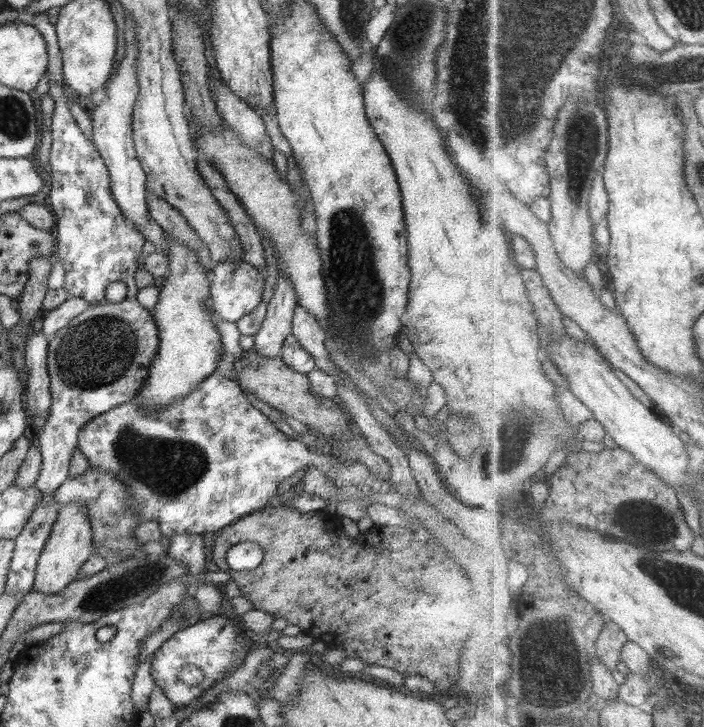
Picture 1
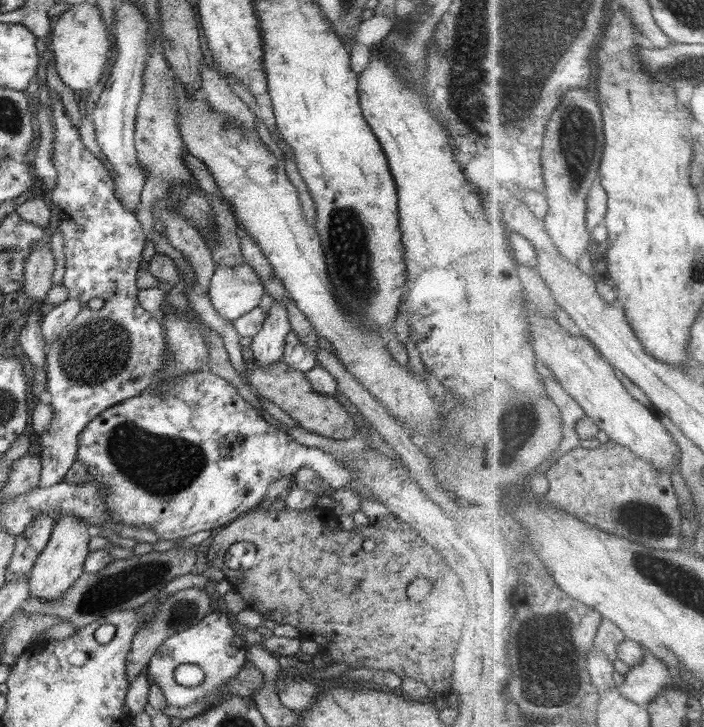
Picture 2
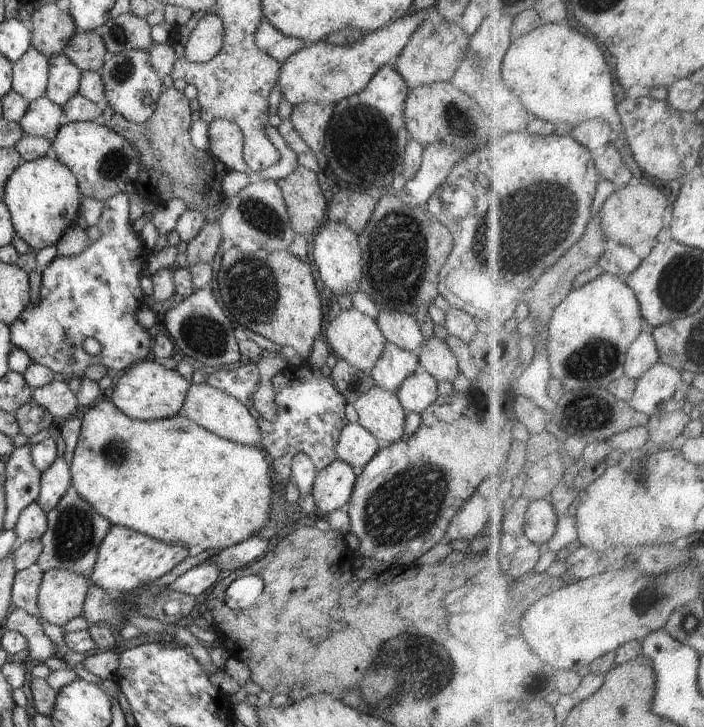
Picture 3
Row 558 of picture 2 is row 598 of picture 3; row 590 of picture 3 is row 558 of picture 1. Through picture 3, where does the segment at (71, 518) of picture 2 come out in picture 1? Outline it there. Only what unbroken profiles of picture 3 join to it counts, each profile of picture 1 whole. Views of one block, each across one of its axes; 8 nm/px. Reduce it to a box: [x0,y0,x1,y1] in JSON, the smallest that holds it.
[34,502,96,594]

